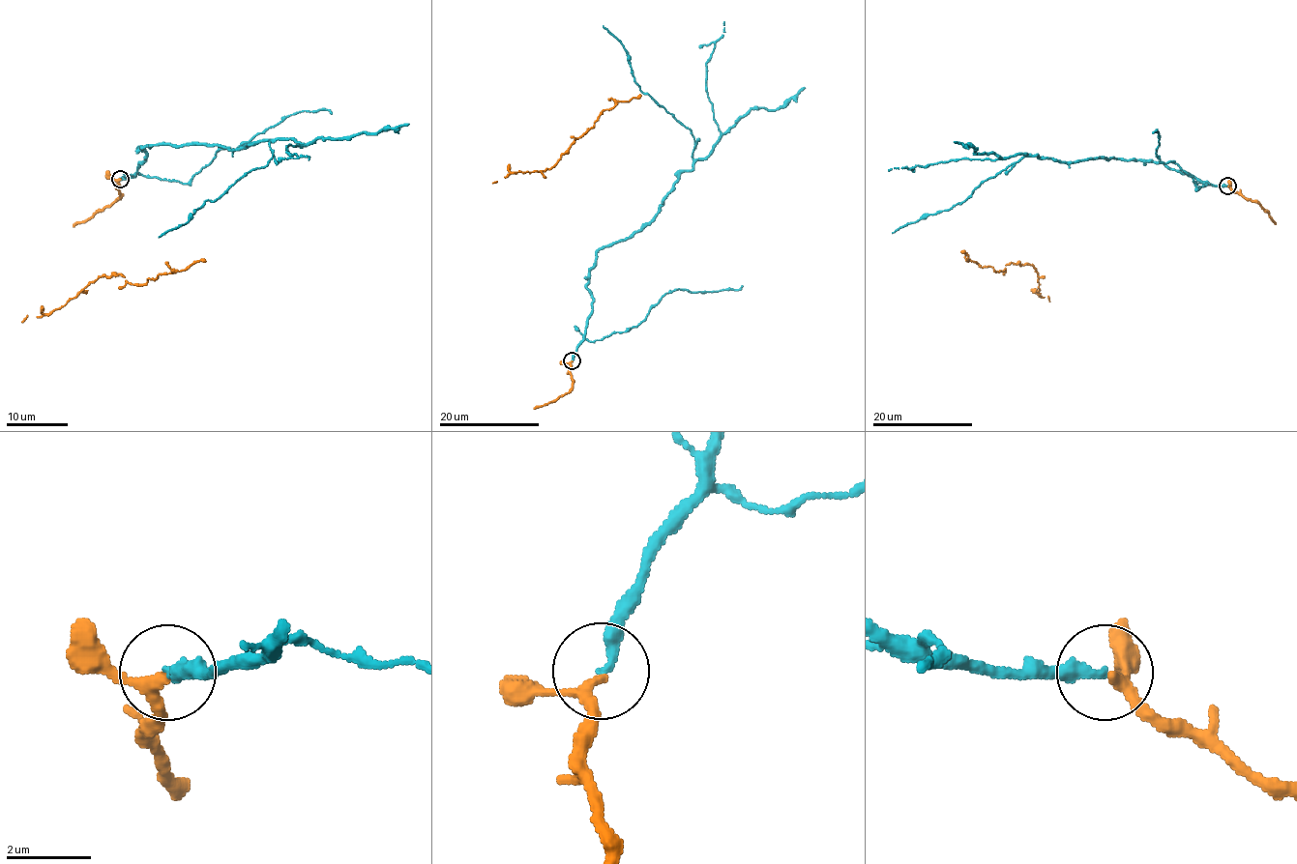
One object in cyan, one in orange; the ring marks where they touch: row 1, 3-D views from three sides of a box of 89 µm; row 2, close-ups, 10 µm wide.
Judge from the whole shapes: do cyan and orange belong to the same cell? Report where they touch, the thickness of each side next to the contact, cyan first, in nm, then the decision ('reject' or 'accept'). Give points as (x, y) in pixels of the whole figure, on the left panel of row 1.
place (120, 179); calibres 280 and 220 nm; accept

